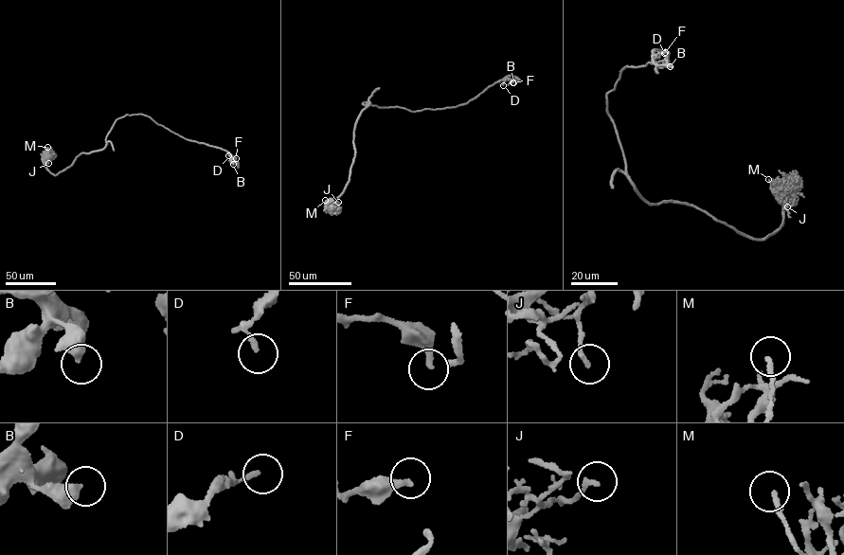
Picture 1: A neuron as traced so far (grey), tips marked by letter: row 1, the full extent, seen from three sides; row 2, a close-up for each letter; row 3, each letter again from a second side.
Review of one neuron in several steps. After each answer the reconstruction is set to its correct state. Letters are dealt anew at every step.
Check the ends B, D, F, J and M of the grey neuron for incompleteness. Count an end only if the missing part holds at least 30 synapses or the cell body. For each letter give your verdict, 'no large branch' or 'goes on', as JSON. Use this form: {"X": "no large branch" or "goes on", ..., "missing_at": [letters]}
{"B": "no large branch", "D": "no large branch", "F": "no large branch", "J": "no large branch", "M": "no large branch", "missing_at": []}

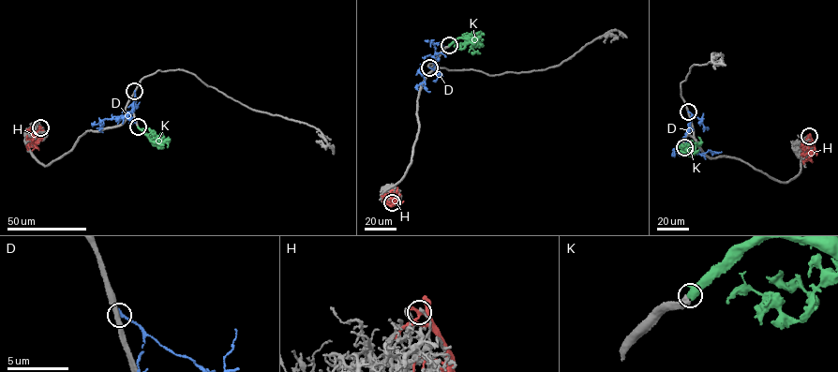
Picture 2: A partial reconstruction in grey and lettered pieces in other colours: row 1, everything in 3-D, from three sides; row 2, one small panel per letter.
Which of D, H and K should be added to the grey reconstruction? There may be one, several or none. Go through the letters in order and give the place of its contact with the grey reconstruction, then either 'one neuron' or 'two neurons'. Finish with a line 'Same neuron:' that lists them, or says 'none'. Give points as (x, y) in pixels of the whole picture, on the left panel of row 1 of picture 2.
D: (134, 91) | two neurons
H: (40, 127) | two neurons
K: (138, 126) | one neuron
Same neuron: K

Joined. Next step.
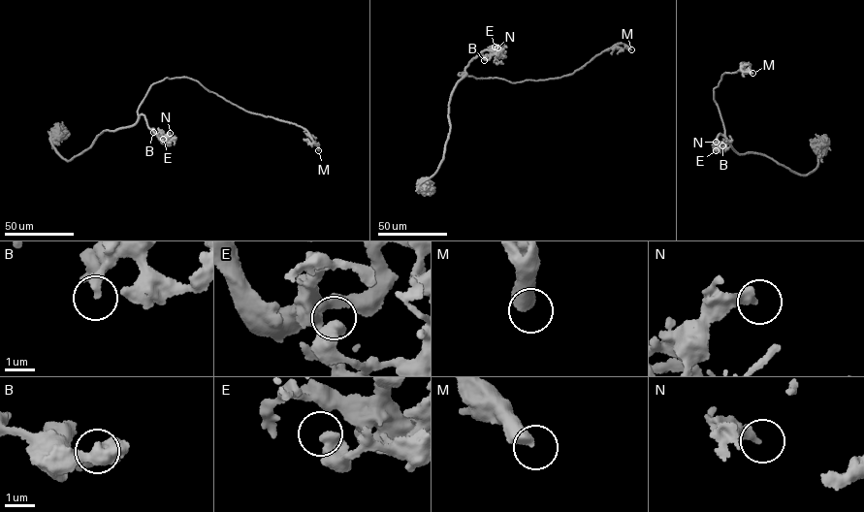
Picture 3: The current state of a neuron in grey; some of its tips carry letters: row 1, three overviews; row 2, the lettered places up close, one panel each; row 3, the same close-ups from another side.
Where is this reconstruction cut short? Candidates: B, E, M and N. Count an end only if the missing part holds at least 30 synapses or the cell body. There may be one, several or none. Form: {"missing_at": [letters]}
{"missing_at": ["M"]}

